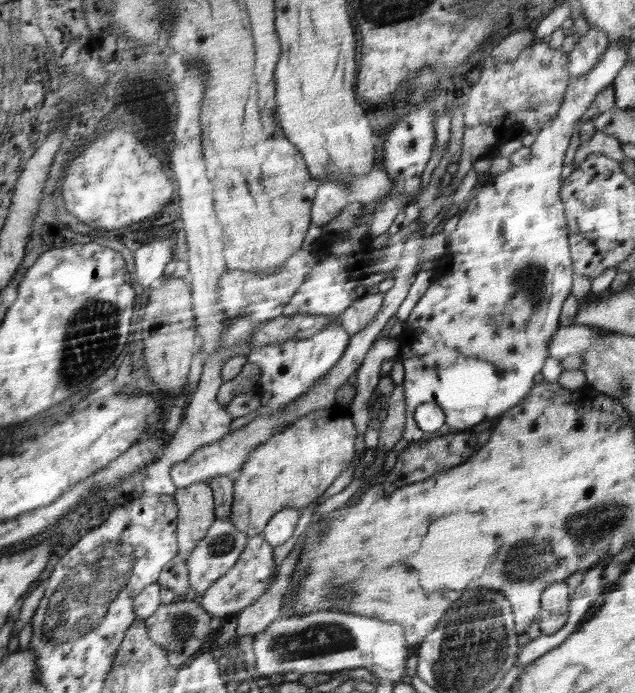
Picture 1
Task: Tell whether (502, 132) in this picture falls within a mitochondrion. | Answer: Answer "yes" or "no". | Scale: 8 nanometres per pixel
no

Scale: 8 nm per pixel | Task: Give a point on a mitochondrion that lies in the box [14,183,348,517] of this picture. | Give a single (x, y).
(90, 339)

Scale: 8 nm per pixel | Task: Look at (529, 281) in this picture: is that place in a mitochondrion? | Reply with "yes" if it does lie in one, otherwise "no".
yes

